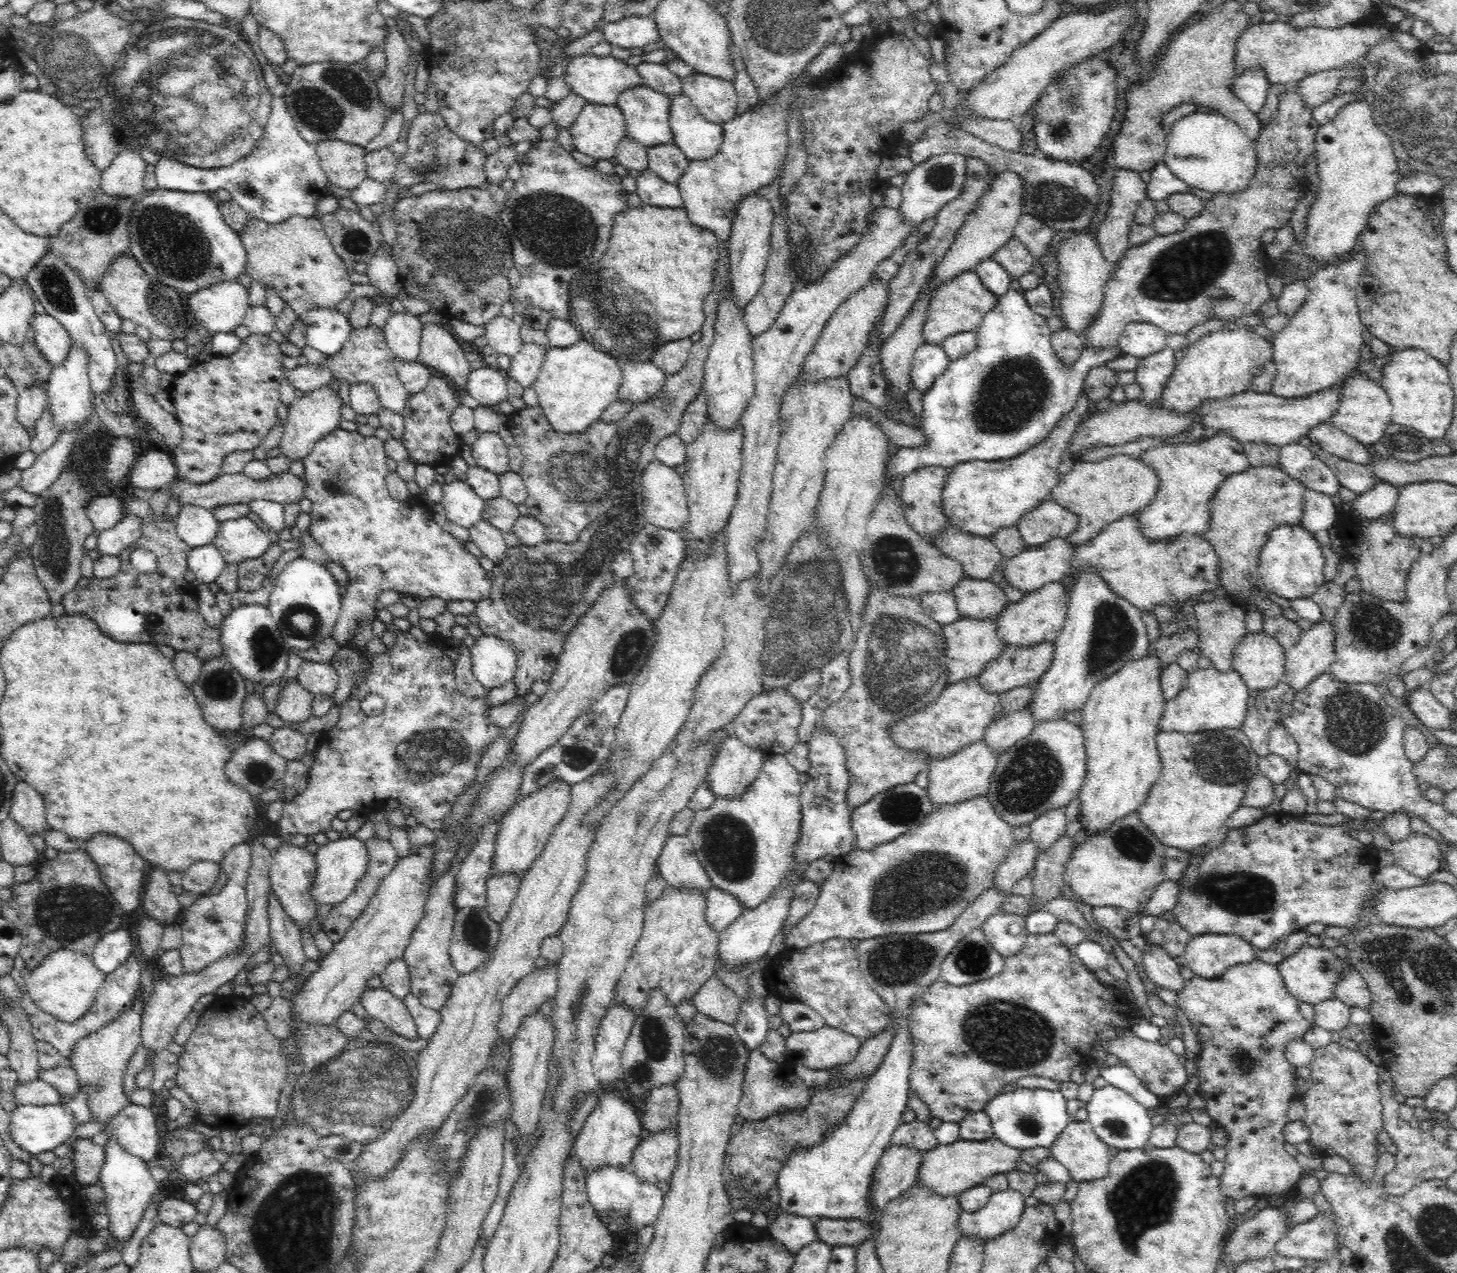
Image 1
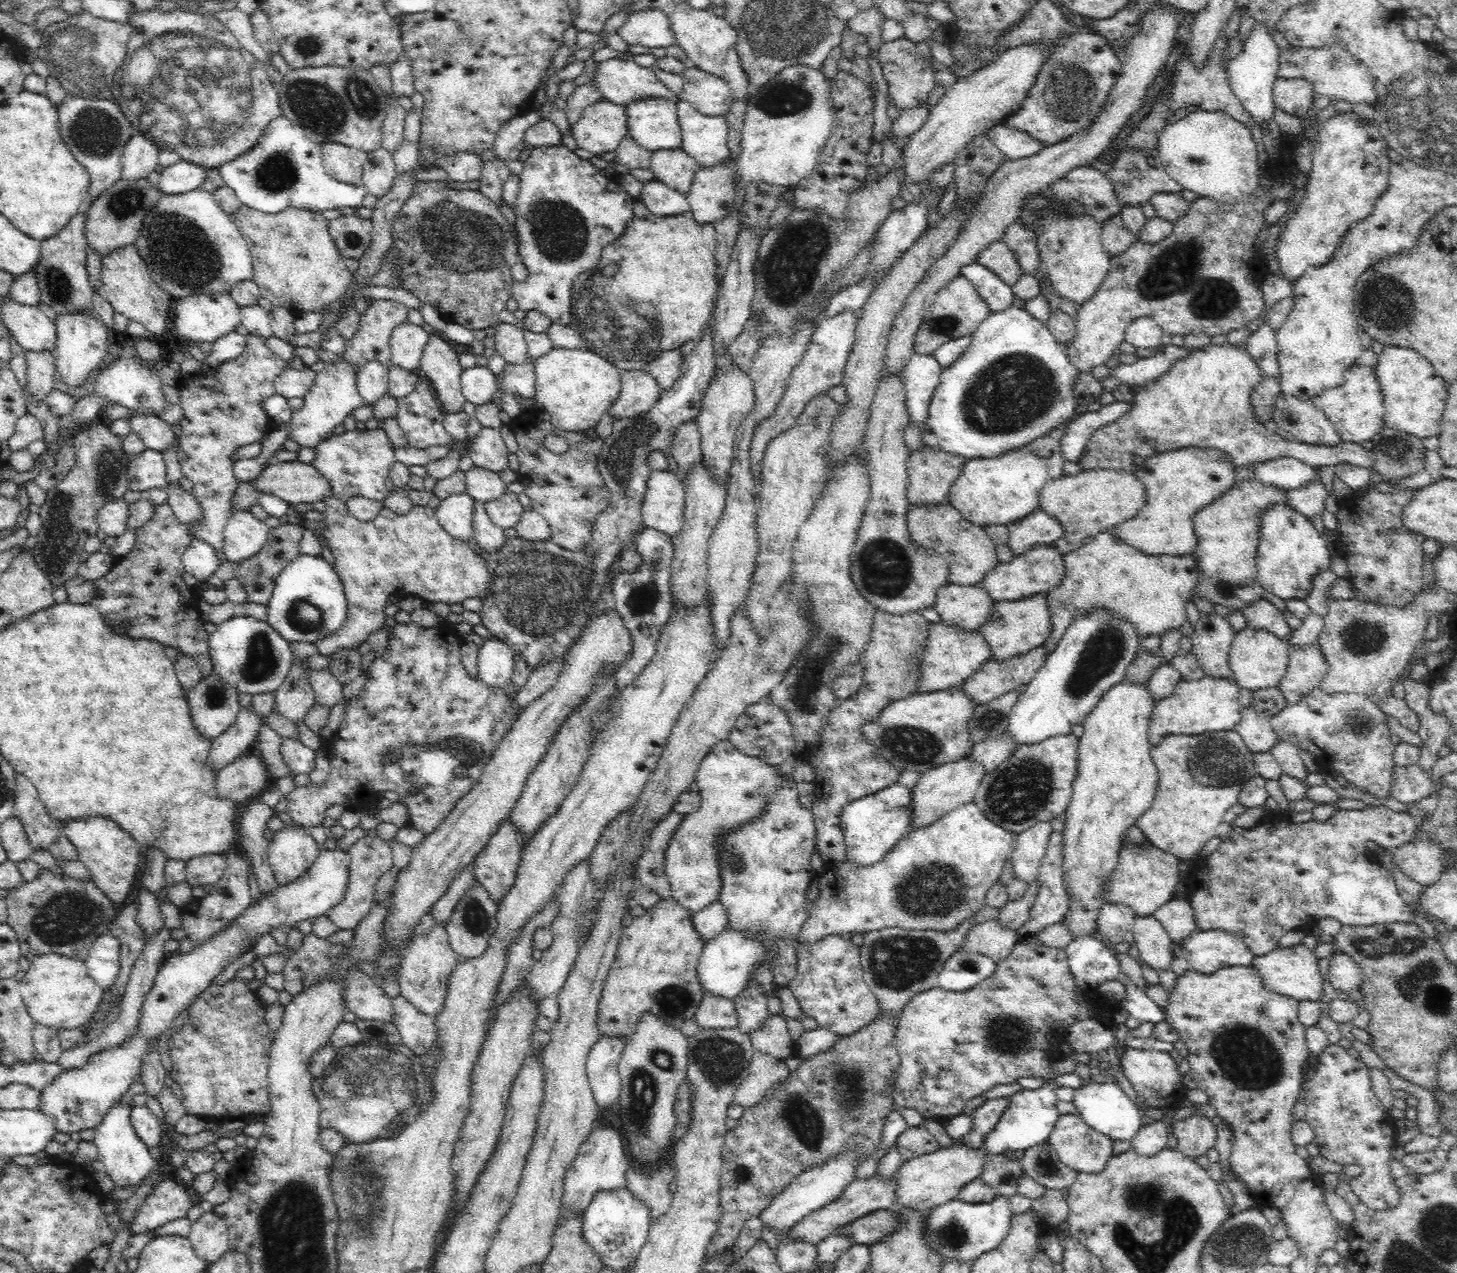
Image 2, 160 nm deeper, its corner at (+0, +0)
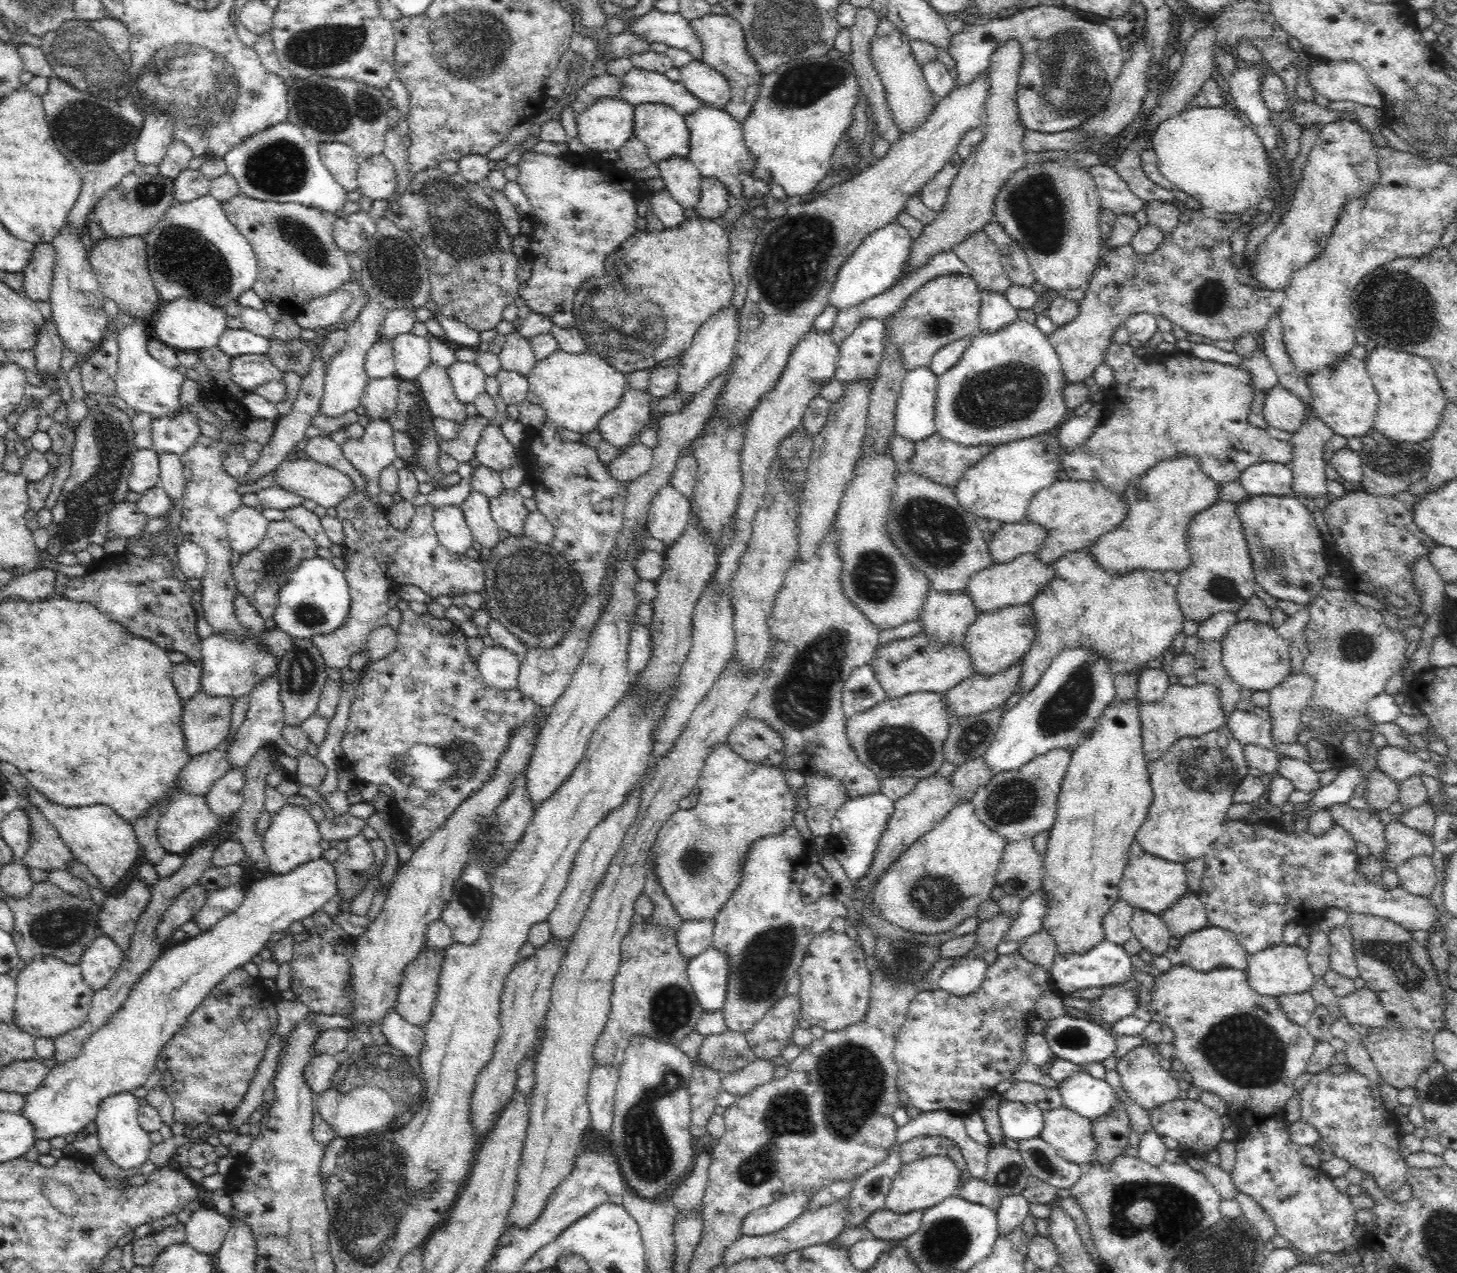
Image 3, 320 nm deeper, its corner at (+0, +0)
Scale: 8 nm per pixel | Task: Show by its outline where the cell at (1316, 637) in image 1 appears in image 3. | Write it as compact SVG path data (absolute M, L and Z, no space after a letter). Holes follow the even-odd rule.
M1301 672L1289 675L1268 691L1271 738L1275 747L1296 746L1300 731L1300 712L1308 707L1314 679Z

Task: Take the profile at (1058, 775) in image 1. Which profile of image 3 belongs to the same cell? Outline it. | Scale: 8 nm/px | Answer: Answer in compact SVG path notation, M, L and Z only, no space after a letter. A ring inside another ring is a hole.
M1056 750L1034 758L1032 762L1022 765L1018 772L1004 772L1000 773L1000 776L993 776L971 800L976 809L976 817L982 823L988 824L988 828L996 828L996 832L1013 842L1020 842L1022 839L1032 840L1037 834L1048 831L1056 818L1056 797L1059 796L1060 786L1068 771L1071 757L1071 752Z

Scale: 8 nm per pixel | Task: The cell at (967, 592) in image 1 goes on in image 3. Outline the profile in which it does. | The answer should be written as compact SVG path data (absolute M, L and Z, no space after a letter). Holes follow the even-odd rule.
M929 589L918 621L928 640L942 648L944 644L964 641L968 626L979 613L971 596L964 591L946 593Z

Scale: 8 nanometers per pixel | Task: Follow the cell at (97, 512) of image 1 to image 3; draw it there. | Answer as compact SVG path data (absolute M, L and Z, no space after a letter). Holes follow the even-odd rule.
M124 500L112 508L108 528L109 530L114 530L116 536L126 538L146 533L145 526L148 520L150 518L139 510L137 503Z

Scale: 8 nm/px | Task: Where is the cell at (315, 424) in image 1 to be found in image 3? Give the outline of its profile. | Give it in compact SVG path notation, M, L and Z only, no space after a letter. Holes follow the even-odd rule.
M385 216L375 217L375 223L376 236L358 252L358 258L362 261L362 269L358 274L364 293L368 296L367 304L358 317L347 324L346 342L340 352L333 356L328 372L325 372L323 397L318 413L332 418L340 418L359 406L360 396L370 380L364 369L365 358L376 342L377 332L386 314L392 309L415 311L431 301L429 266L424 251Z

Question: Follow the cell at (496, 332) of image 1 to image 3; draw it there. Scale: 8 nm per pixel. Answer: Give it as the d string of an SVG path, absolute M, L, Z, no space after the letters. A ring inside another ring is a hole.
M518 330L510 333L507 338L507 342L498 354L501 369L520 373L521 376L528 378L538 362L531 344L518 333Z

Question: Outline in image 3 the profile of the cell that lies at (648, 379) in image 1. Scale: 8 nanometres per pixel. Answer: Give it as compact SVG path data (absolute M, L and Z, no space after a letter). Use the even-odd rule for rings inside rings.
M626 388L616 408L605 414L597 426L598 435L602 437L602 441L620 449L632 444L632 439L640 435L649 418L650 396L651 394L648 391L636 392Z

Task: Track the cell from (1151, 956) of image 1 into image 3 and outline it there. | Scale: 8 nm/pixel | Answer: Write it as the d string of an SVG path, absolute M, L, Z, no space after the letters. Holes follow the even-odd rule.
M1133 908L1131 918L1133 936L1141 942L1141 946L1152 954L1164 954L1168 948L1171 934L1160 914Z

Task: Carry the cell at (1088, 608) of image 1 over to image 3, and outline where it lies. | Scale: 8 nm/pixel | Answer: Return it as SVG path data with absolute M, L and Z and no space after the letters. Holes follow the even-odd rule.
M1082 647L1064 648L1060 651L1036 686L1024 694L1014 708L1003 714L993 744L990 744L982 756L991 774L1000 776L1000 773L1004 772L1018 772L1022 765L1032 762L1034 758L1056 750L1074 753L1081 742L1086 740L1089 730L1100 724L1100 717L1104 716L1105 708L1108 708L1108 704L1114 699L1115 688L1112 678L1113 674L1108 669L1107 660L1102 659L1098 653Z

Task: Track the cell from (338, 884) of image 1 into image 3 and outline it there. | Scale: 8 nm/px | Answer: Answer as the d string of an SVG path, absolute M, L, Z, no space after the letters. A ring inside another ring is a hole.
M322 858L310 860L307 864L297 867L288 872L288 874L276 875L270 873L267 877L253 883L247 891L245 891L244 900L239 904L238 908L236 908L234 912L227 914L222 920L219 920L219 922L212 928L209 928L206 932L200 933L194 938L188 938L186 942L180 943L180 946L174 945L164 949L160 958L147 970L146 973L144 973L144 976L142 976L138 981L138 984L134 986L134 989L130 992L130 996L128 996L128 1000L123 1004L123 1007L108 1020L107 1024L104 1024L104 1027L100 1027L96 1032L92 1032L92 1035L88 1040L86 1040L86 1042L84 1042L80 1054L66 1062L63 1062L61 1065L58 1064L49 1069L42 1086L36 1088L36 1090L30 1094L24 1095L24 1106L22 1106L22 1110L20 1110L20 1115L24 1115L24 1117L30 1121L30 1124L32 1124L32 1129L34 1129L34 1142L36 1140L50 1140L51 1138L58 1138L58 1136L66 1136L66 1134L75 1134L79 1130L84 1129L85 1126L88 1126L90 1122L94 1122L96 1112L104 1098L108 1098L108 1096L112 1096L112 1094L118 1094L118 1092L129 1092L132 1088L142 1086L146 1080L148 1080L148 1076L150 1076L152 1071L155 1069L154 1062L156 1062L156 1059L160 1056L160 1051L164 1048L165 1043L174 1036L174 1032L180 1030L180 1026L182 1026L182 1024L186 1022L188 1016L198 1008L198 1004L202 1003L202 1000L208 996L212 991L212 988L215 988L216 984L218 984L229 972L232 972L235 968L242 967L243 964L252 960L254 954L260 953L261 950L264 949L264 944L266 944L267 941L271 942L270 936L274 934L274 932L287 930L292 922L298 922L298 920L306 918L306 916L310 916L312 912L321 909L322 906L324 906L324 904L326 904L326 902L337 893L337 891L338 888L334 866L332 866L330 862L326 862L326 860L322 860Z

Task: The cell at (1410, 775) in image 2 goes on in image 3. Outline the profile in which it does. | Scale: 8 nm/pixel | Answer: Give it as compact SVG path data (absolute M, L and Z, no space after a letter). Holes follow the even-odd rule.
M1377 769L1372 770L1369 780L1364 781L1364 784L1366 793L1363 799L1367 803L1368 810L1374 814L1388 808L1398 799L1399 783Z

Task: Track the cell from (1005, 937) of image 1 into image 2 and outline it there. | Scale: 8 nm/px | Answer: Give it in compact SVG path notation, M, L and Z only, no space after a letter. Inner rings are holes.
M994 919L973 926L956 951L982 953L998 962L1012 952L1018 941L1016 930L1000 926L1000 923Z

